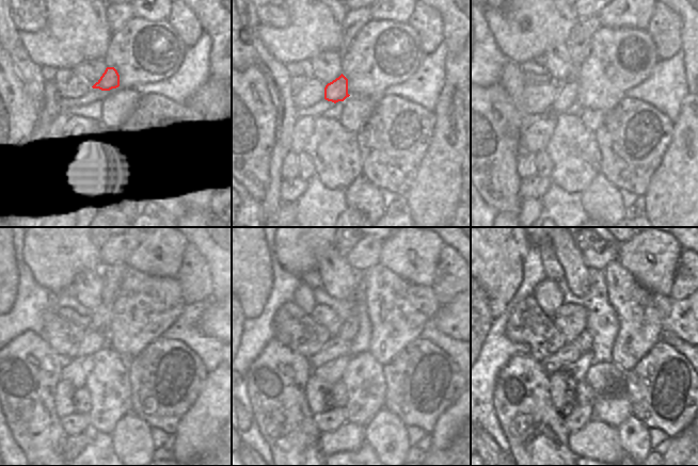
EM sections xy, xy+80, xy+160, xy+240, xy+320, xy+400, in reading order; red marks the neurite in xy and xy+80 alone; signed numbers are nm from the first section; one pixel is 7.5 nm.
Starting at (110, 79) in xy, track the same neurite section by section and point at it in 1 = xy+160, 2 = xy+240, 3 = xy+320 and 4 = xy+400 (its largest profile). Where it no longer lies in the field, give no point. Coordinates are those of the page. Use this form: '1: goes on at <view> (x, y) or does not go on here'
1: goes on at xy+160 (566, 98)
2: goes on at xy+240 (94, 340)
3: goes on at xy+320 (335, 347)
4: goes on at xy+400 (569, 353)

